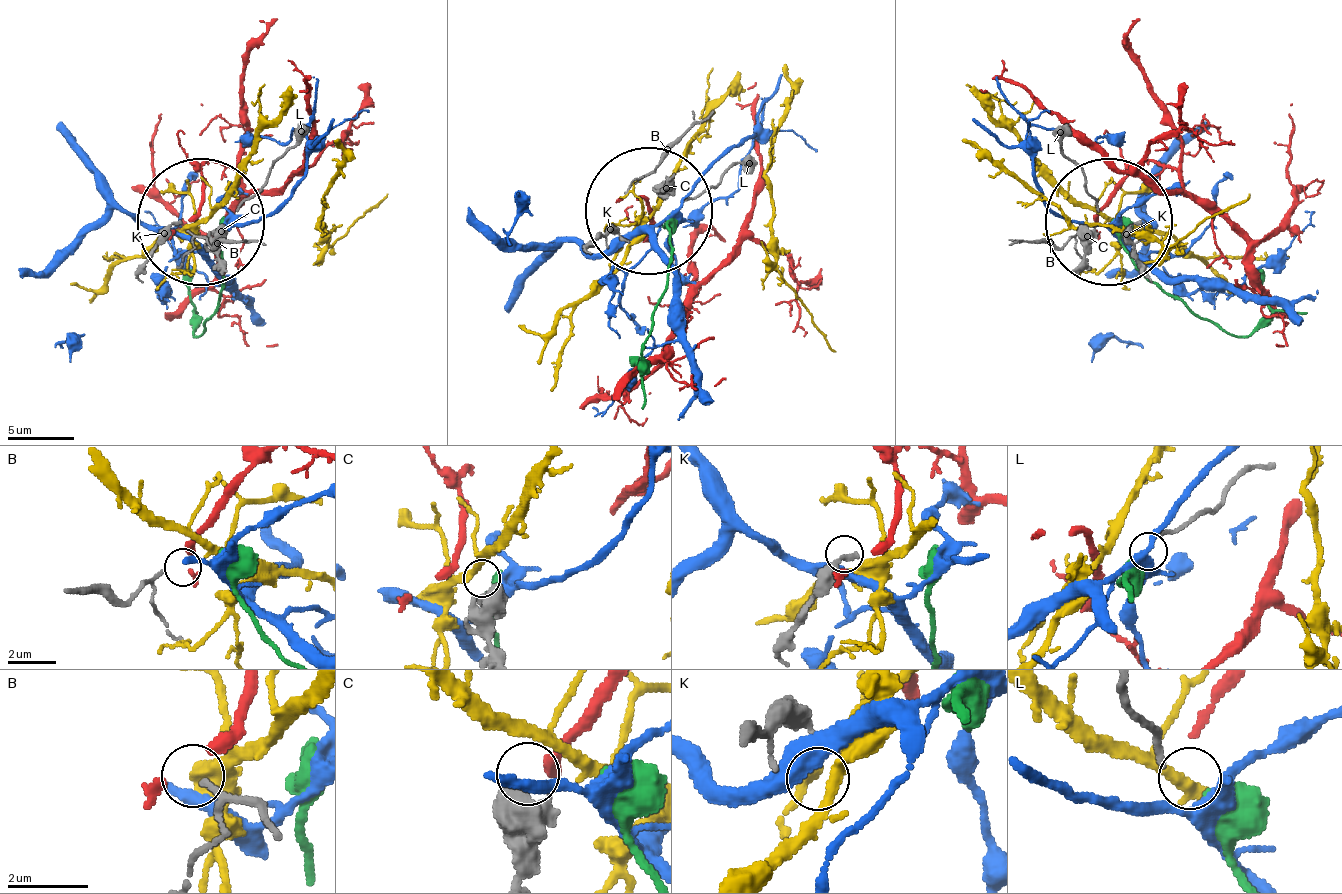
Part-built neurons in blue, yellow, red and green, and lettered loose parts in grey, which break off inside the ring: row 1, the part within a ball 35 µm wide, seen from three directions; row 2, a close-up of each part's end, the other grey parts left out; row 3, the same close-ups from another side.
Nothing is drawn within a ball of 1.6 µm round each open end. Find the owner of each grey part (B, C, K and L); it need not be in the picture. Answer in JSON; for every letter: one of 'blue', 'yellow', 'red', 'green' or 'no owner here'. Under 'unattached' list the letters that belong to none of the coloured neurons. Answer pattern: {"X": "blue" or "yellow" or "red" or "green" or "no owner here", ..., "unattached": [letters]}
{"B": "red", "C": "no owner here", "K": "no owner here", "L": "green", "unattached": ["C", "K"]}

